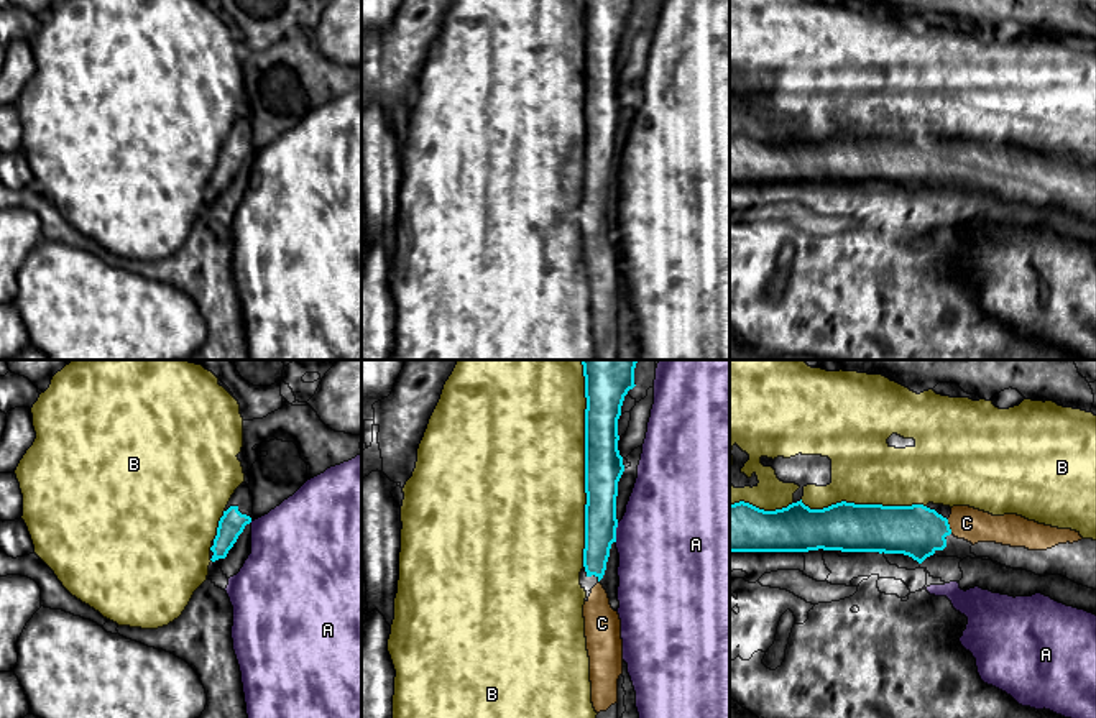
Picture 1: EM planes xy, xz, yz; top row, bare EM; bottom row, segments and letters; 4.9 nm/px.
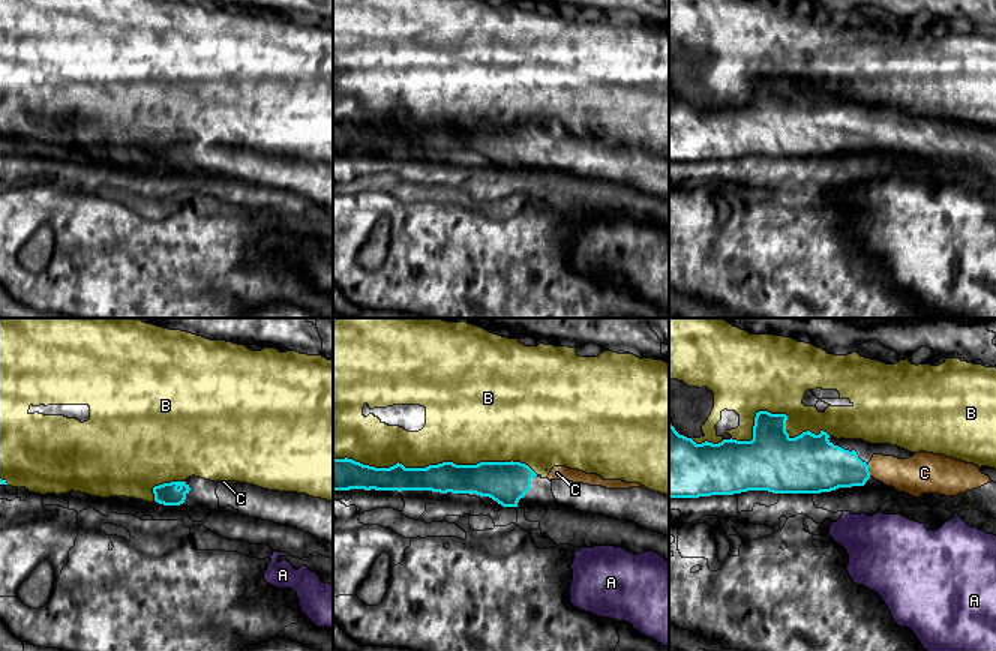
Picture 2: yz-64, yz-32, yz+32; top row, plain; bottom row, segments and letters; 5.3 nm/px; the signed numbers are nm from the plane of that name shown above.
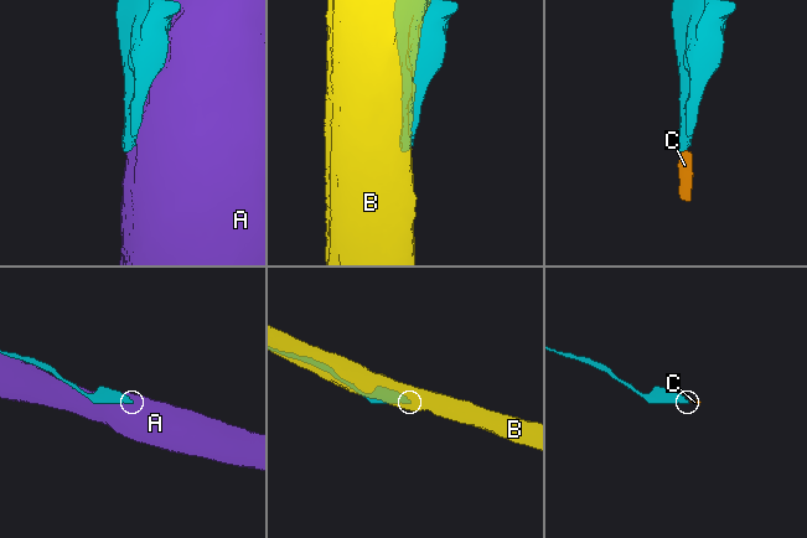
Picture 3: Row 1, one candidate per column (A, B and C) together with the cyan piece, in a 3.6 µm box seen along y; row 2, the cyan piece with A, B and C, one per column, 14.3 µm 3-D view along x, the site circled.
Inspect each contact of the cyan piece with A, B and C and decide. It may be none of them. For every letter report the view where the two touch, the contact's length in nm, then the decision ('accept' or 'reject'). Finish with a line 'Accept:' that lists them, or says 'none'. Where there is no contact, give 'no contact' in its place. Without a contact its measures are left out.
A: contact in xz; length 100 nm; reject
B: contact in xz; length 950 nm; reject
C: contact in yz; length 80 nm; accept
Accept: C

